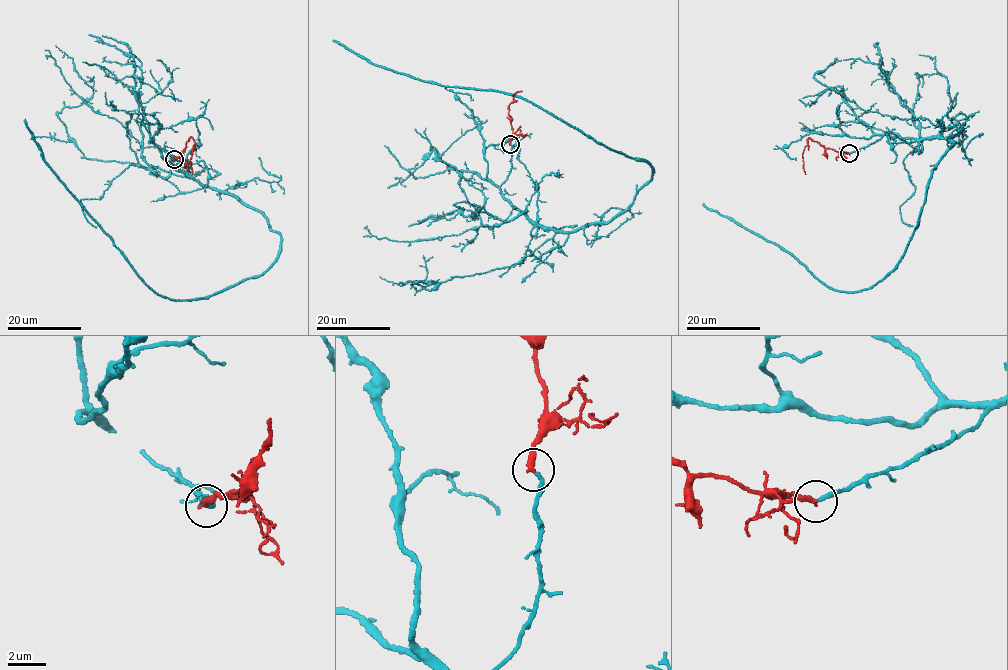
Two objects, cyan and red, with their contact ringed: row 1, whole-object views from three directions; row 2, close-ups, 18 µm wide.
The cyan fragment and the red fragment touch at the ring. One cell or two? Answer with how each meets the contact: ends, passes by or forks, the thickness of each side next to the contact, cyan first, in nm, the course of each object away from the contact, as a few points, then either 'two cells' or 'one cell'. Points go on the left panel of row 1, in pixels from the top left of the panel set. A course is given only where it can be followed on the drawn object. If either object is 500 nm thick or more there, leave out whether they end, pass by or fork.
cyan ends; red ends; calibres 240 and 340 nm; course cyan (174, 159), (159, 147), (262, 213), (280, 234), (277, 260), (210, 295), (157, 295), (47, 166), (25, 119); course red (173, 159), (182, 155), (190, 137), (195, 144), (190, 163), (192, 172); one cell

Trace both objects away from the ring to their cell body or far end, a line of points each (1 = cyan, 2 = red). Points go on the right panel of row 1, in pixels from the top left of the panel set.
1: (850, 153), (894, 133), (954, 142), (932, 171), (898, 264), (870, 288), (836, 291), (790, 253), (703, 203)
2: (849, 153), (825, 148), (808, 138), (802, 155), (805, 174)

